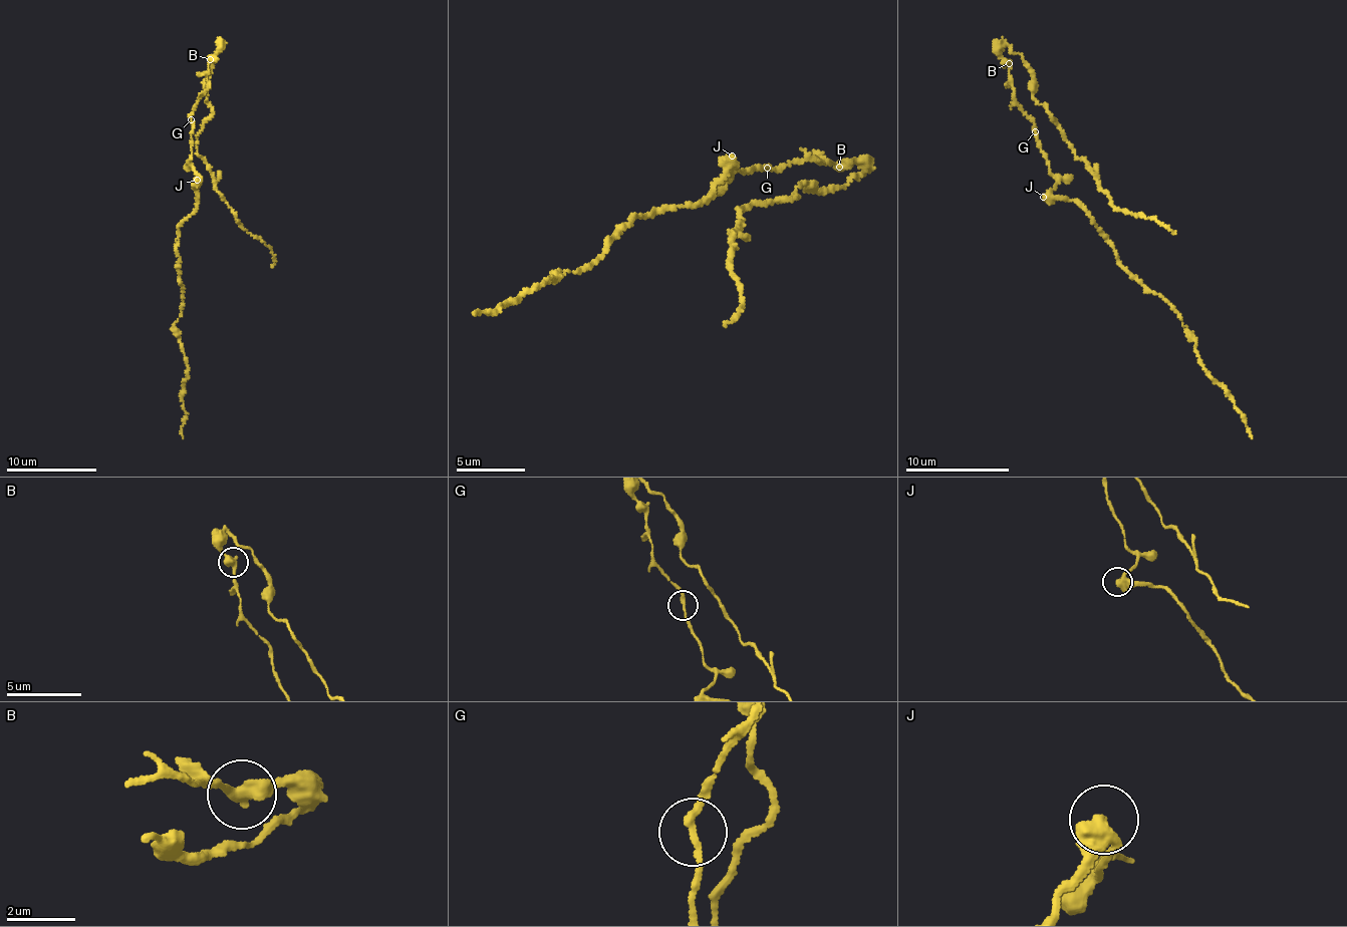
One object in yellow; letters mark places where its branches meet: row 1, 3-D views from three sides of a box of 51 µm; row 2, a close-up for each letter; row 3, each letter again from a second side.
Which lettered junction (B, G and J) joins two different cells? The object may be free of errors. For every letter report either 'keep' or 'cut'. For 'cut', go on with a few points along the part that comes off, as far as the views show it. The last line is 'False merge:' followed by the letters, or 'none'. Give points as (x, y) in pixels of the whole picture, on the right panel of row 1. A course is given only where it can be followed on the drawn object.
B: cut | (1008, 63), (1001, 53), (1006, 45), (1022, 56), (1032, 78), (1032, 96), (1116, 208), (1155, 219), (1175, 234)
G: keep
J: keep
False merge: B

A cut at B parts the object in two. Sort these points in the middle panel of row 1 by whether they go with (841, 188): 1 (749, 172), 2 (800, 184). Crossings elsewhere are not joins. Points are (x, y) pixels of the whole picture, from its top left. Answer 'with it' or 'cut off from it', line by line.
1: cut off from it
2: with it

